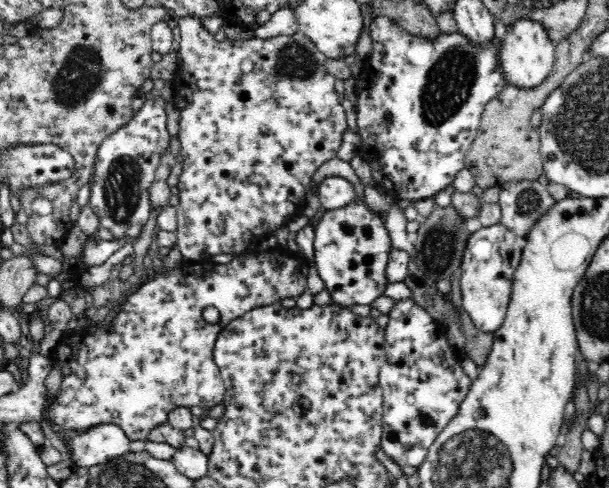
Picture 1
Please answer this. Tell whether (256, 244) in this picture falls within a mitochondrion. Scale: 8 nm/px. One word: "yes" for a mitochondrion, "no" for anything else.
no

